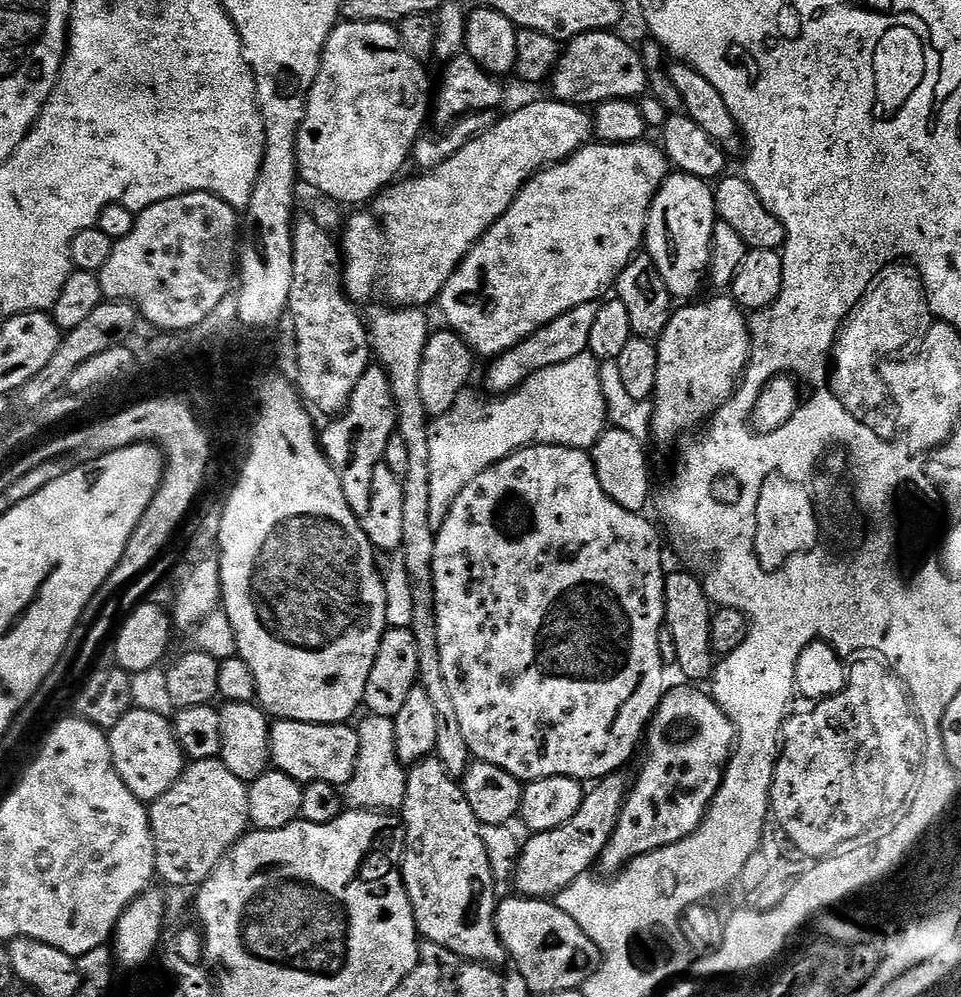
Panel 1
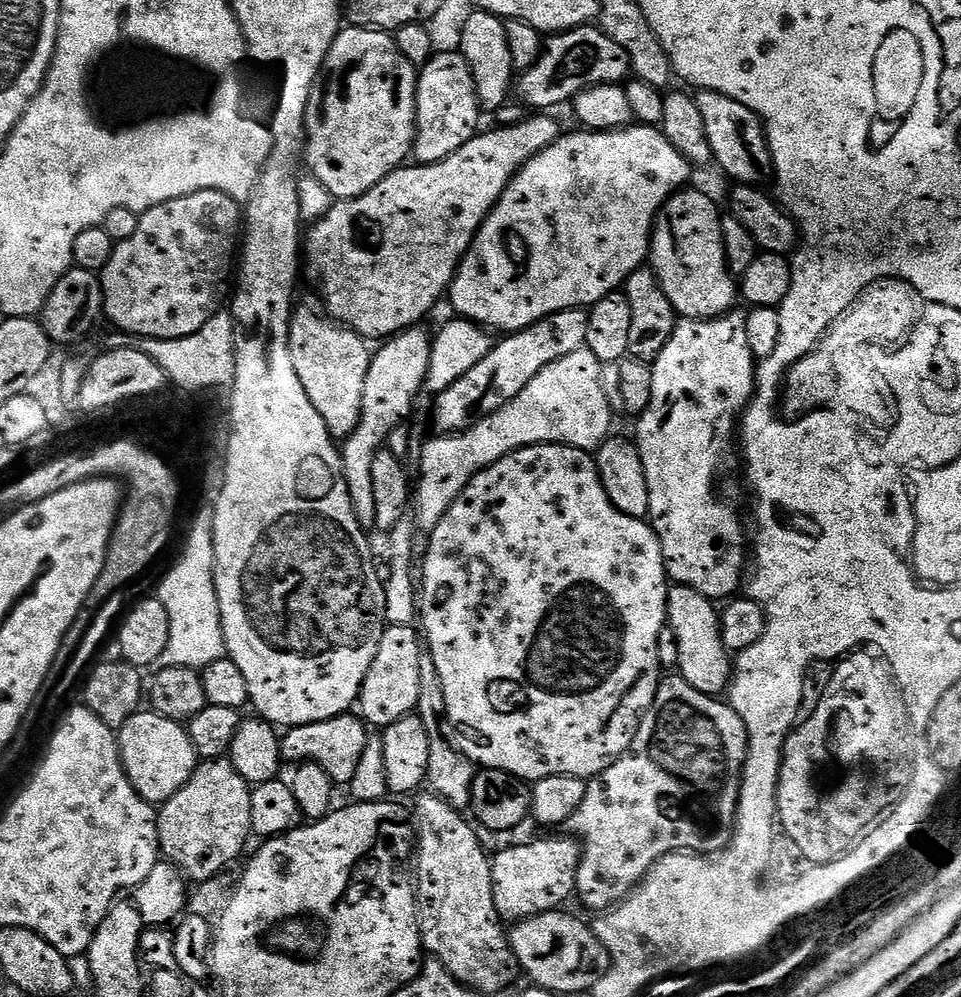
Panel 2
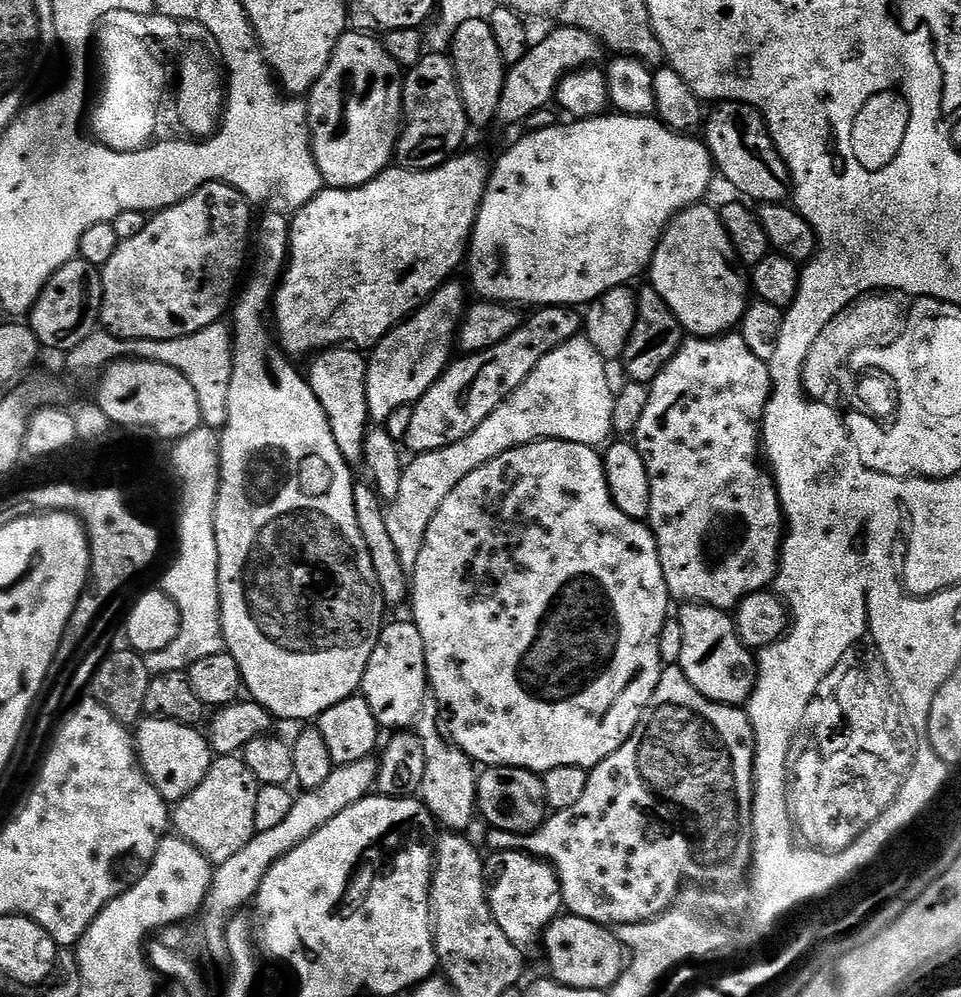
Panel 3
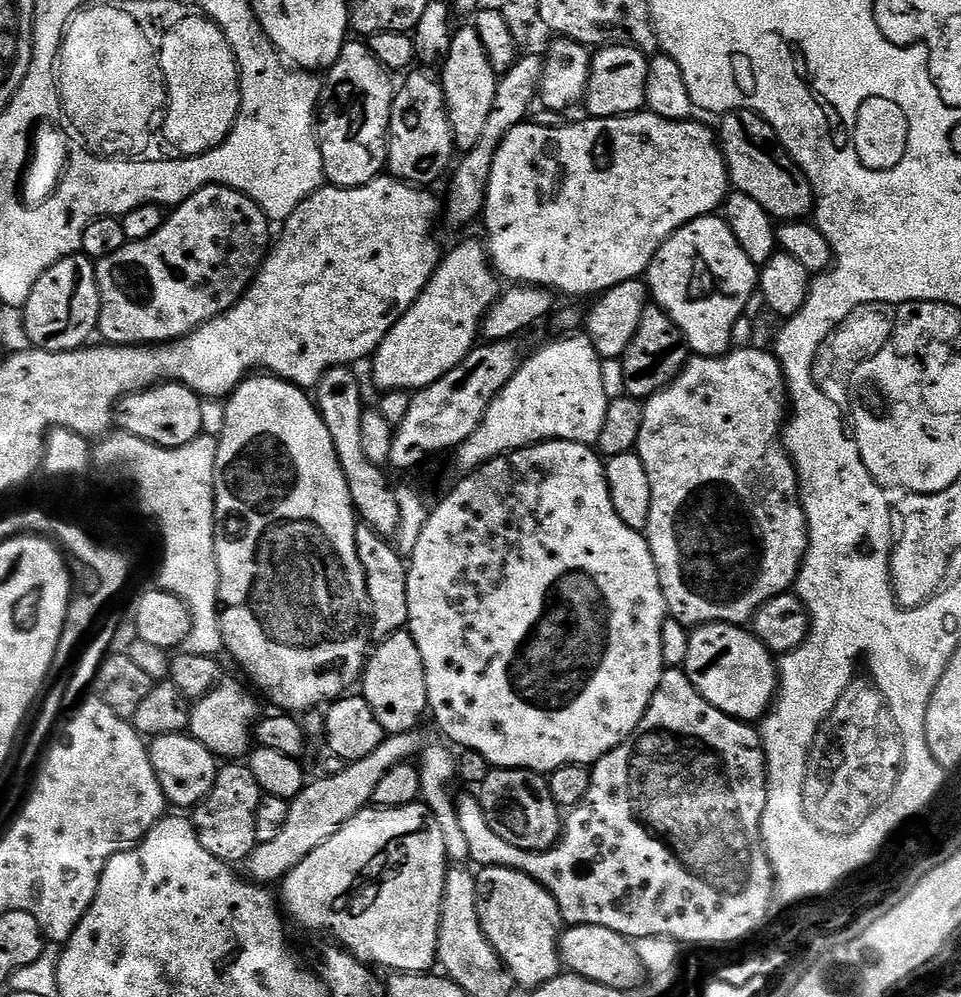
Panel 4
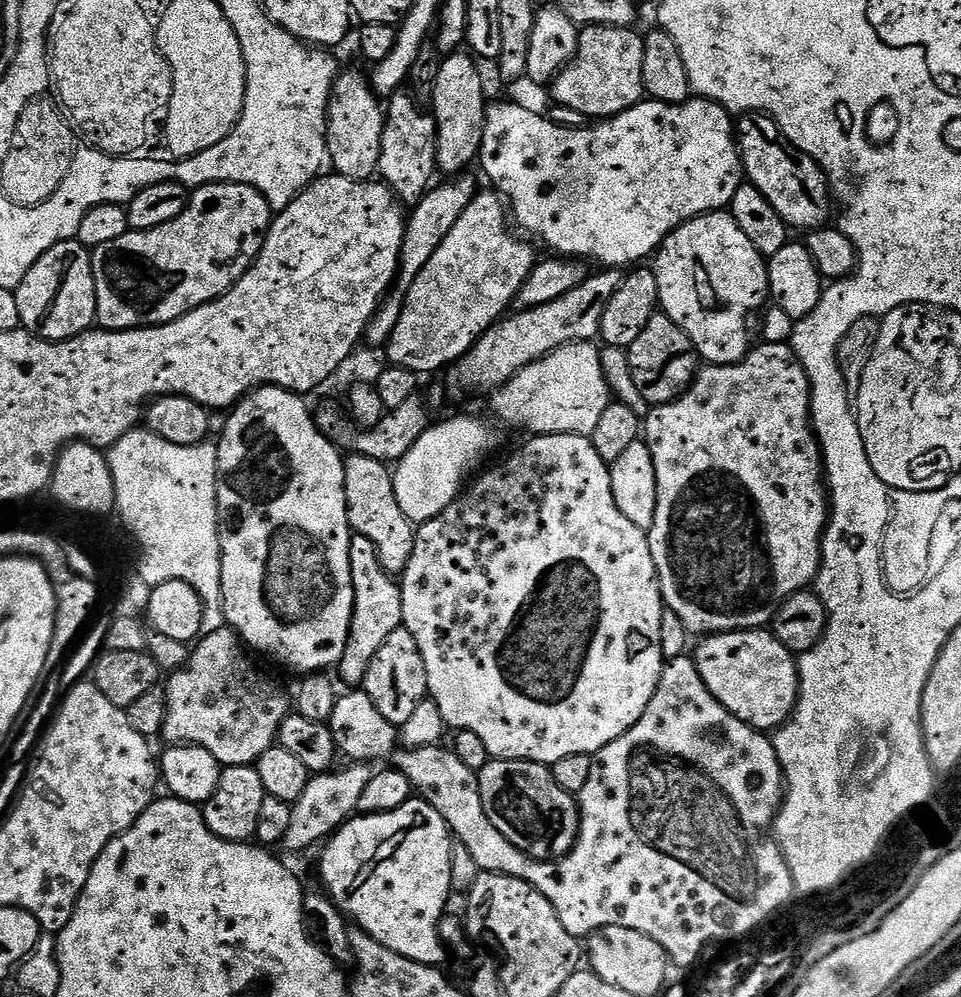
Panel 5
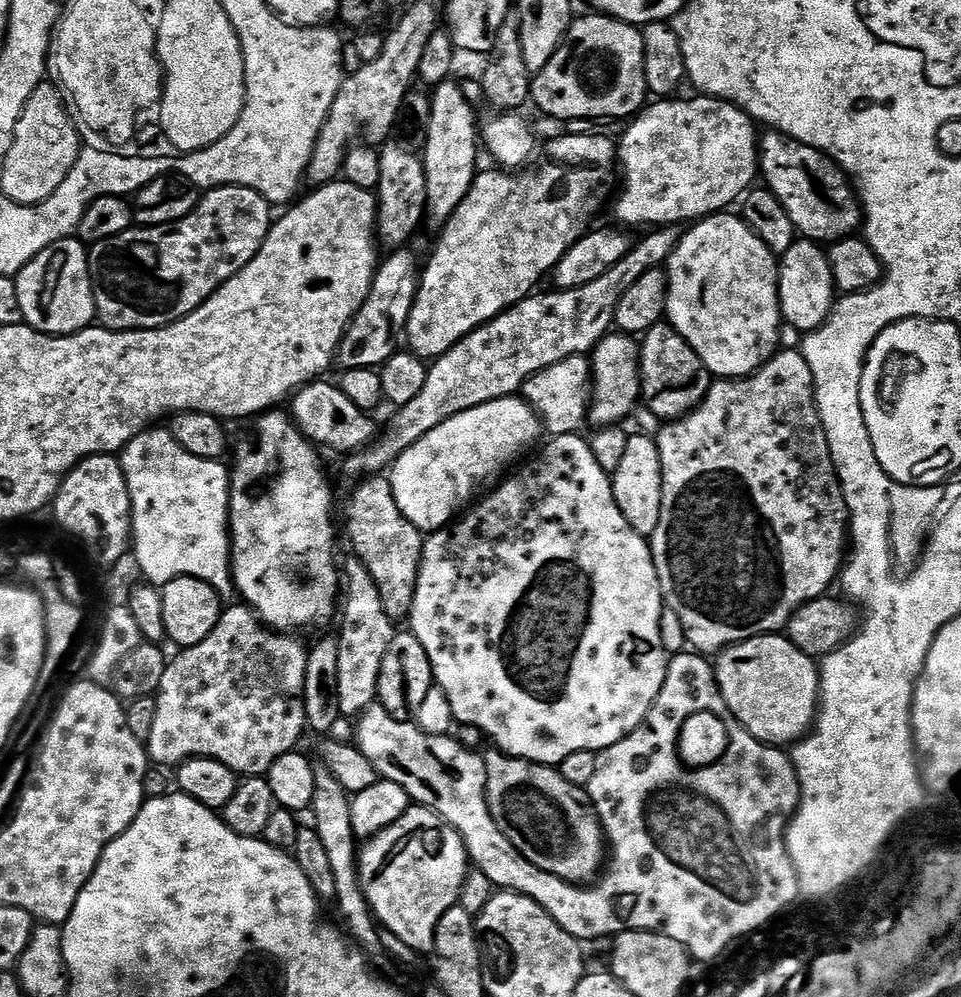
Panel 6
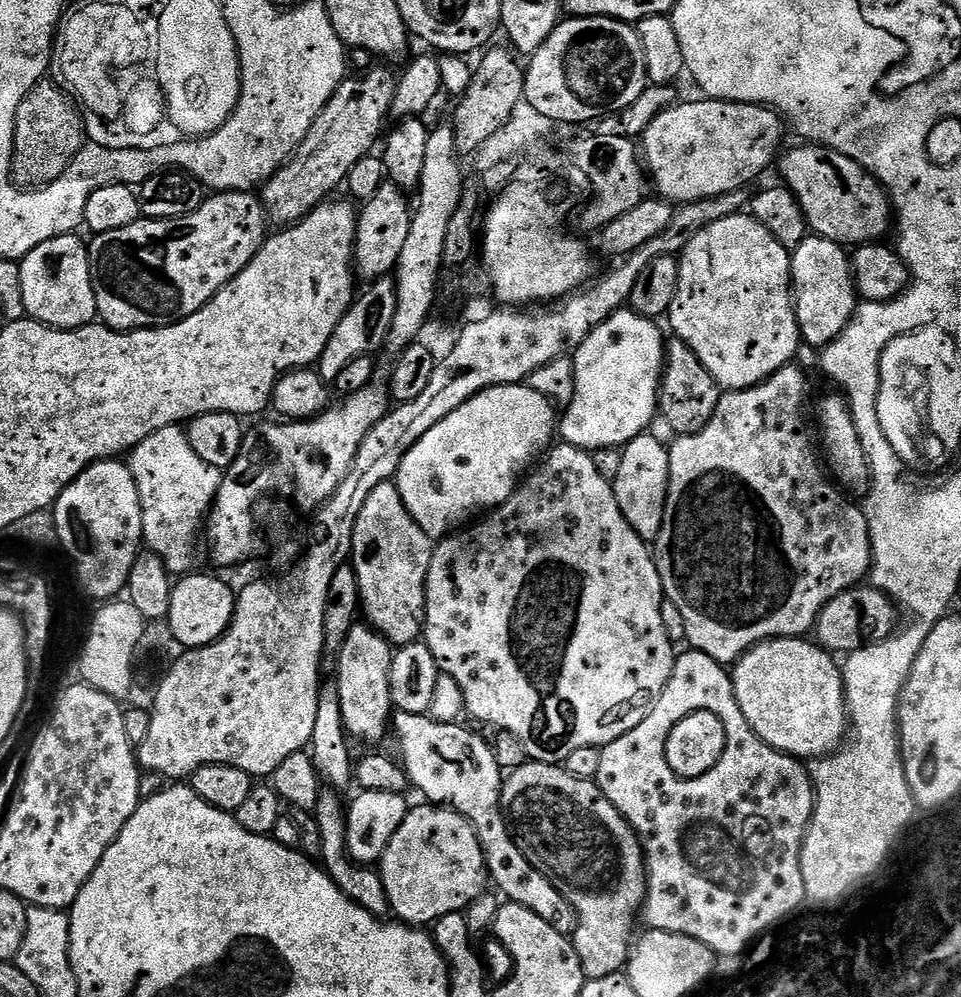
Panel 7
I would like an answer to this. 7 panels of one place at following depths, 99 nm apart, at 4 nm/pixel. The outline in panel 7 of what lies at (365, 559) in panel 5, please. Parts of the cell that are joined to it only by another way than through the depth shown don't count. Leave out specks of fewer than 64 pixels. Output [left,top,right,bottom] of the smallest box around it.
[334,622,394,744]

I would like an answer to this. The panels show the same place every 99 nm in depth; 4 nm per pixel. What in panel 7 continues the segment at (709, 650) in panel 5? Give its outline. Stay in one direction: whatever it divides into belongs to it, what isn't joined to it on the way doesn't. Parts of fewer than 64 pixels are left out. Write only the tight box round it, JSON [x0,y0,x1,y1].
[731,638,850,758]

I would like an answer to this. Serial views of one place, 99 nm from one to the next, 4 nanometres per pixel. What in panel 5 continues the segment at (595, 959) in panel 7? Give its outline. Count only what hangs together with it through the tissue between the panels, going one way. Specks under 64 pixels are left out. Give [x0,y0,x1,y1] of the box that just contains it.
[478,758,580,862]

